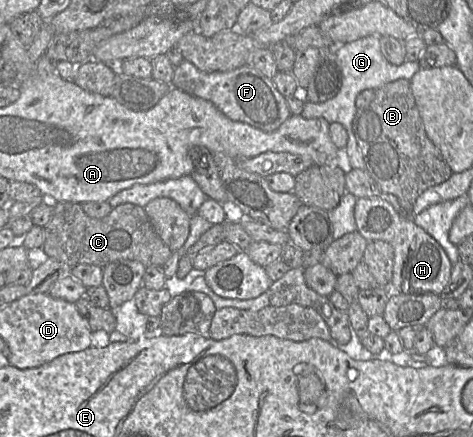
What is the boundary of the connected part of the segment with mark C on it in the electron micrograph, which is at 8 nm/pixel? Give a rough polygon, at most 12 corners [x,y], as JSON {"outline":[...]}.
{"outline":[[53,202],[44,253],[68,268],[163,266],[173,251],[145,208],[101,219]]}

